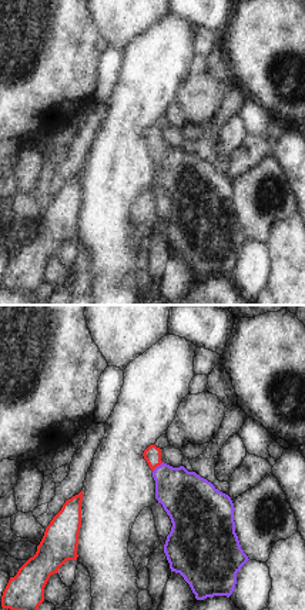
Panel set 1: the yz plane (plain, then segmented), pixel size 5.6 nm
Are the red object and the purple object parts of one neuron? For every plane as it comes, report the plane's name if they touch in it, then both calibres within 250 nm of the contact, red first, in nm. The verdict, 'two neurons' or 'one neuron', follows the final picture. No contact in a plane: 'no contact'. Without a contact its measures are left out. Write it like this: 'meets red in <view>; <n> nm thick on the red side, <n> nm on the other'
meets red in yz; 100 nm thick on the red side, 280 nm on the other

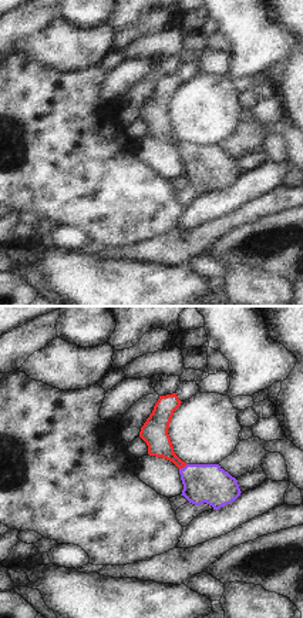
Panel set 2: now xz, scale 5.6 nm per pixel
meets red in xz; 150 nm thick on the red side, 220 nm on the other

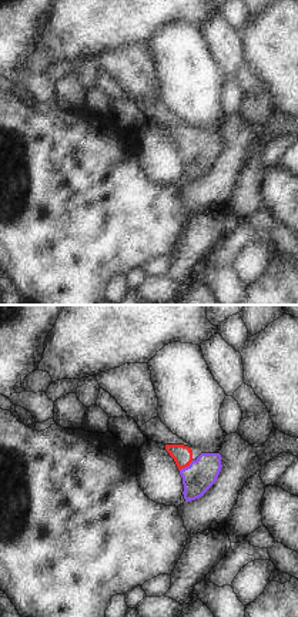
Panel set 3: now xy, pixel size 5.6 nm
meets red in xy; 110 nm thick on the red side, 170 nm on the other

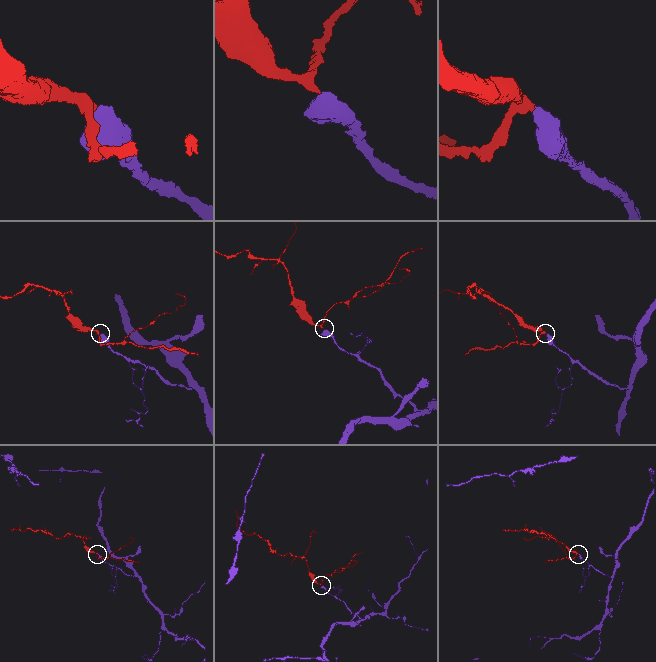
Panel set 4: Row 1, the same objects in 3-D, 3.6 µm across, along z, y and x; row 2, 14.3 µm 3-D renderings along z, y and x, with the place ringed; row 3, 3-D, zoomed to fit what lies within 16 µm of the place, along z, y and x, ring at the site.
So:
one neuron

